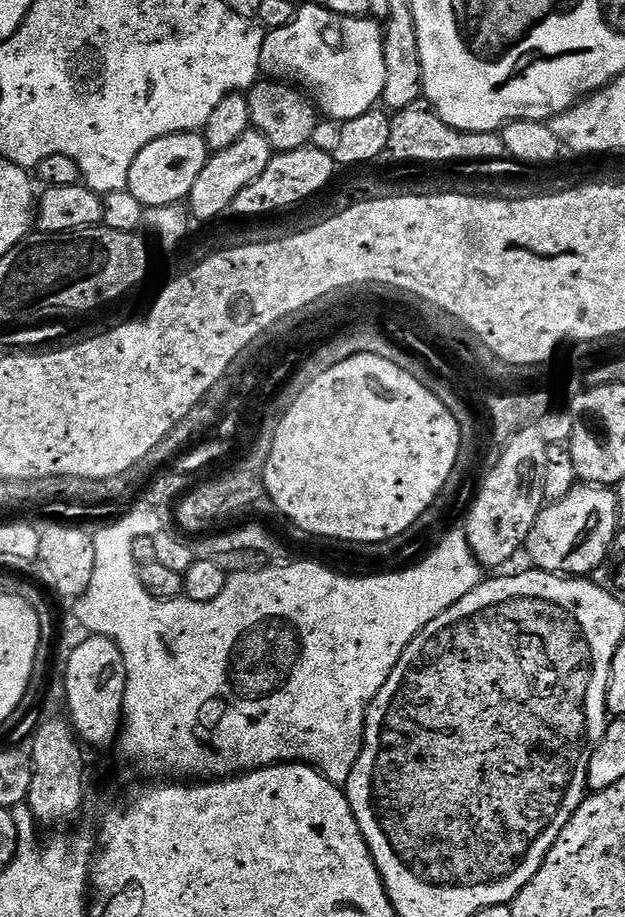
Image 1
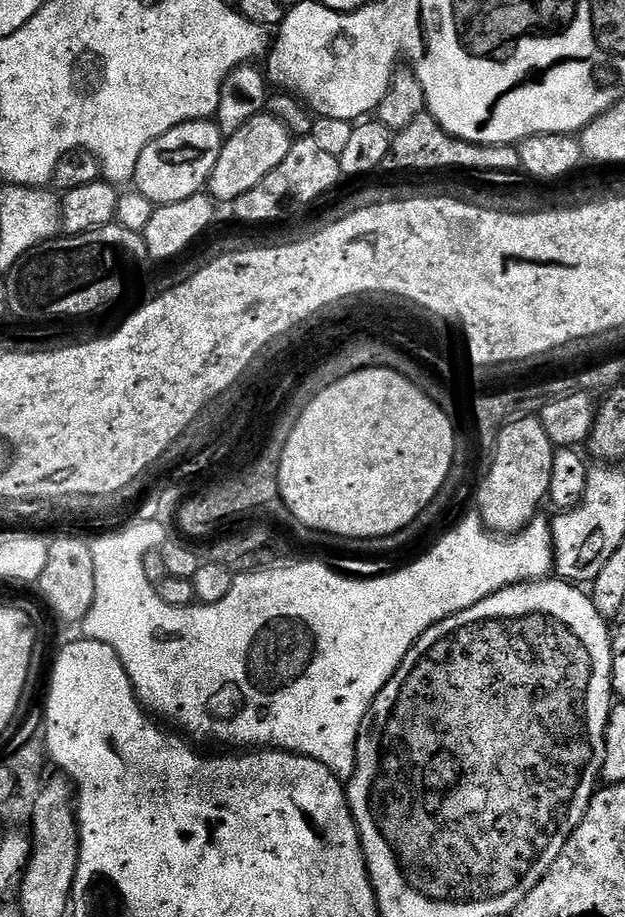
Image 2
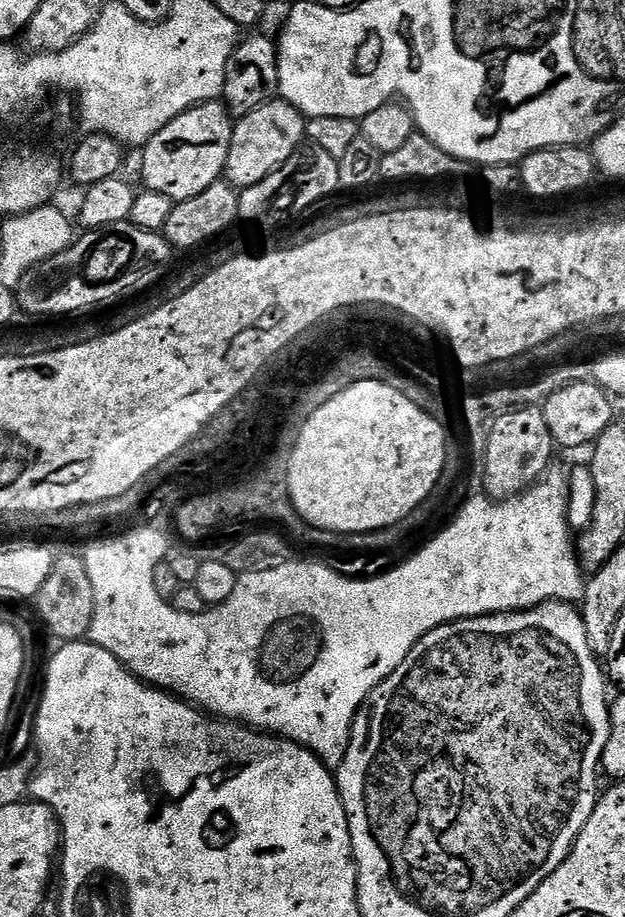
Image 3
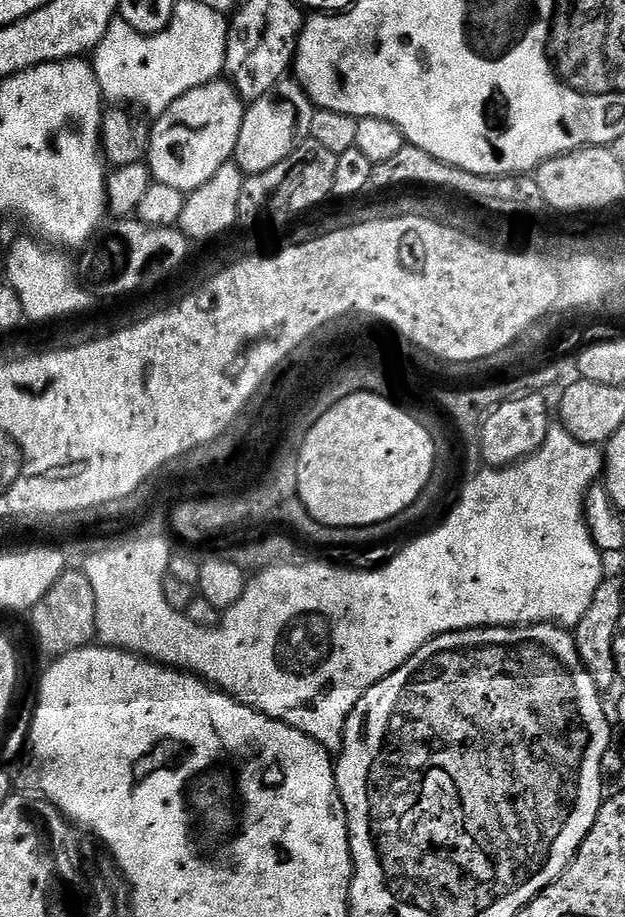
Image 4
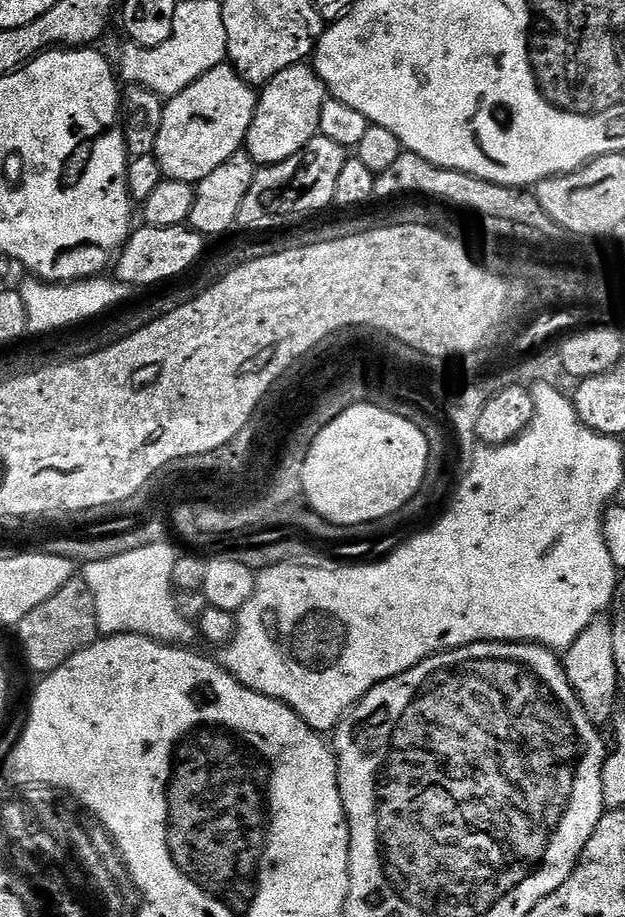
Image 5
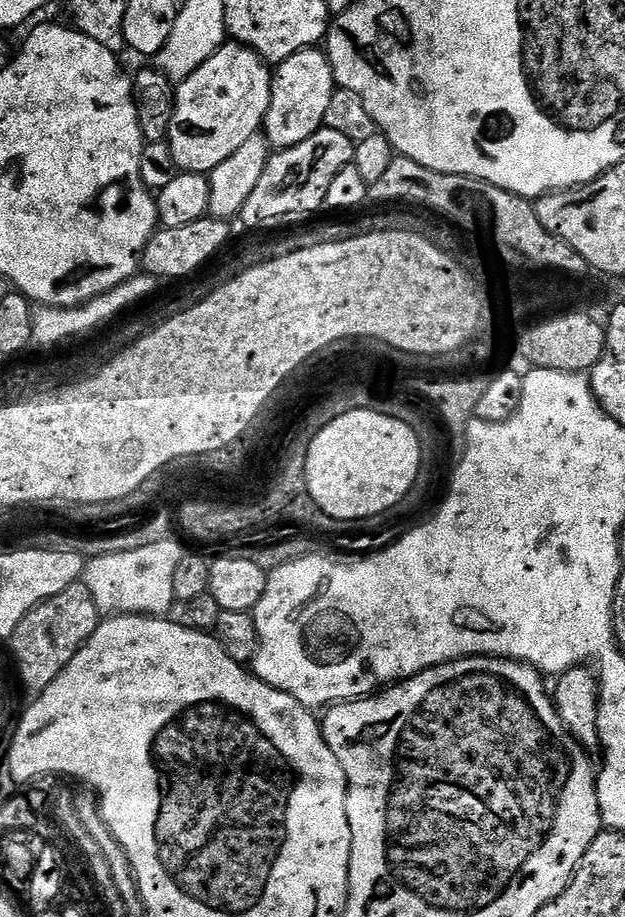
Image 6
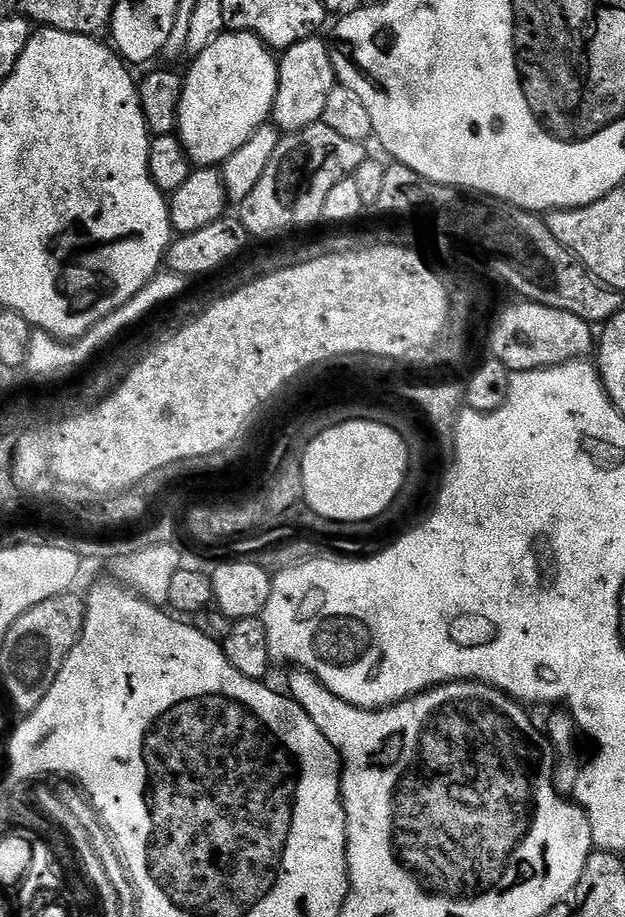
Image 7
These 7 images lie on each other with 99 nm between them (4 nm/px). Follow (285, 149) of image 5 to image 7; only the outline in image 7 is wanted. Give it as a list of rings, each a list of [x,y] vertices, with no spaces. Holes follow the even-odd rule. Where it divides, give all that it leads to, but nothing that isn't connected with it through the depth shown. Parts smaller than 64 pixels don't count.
[[[319,35],[306,38],[294,46],[283,49],[279,57],[278,90],[270,120],[281,133],[297,132],[306,126],[323,121],[326,98],[330,98],[330,90],[334,90],[338,81],[329,41],[320,39]]]

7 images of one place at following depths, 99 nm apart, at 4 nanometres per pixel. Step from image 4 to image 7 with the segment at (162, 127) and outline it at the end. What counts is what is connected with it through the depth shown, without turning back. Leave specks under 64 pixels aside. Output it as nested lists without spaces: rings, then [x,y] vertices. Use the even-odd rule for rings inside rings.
[[[225,30],[210,46],[195,53],[192,65],[184,76],[182,102],[178,106],[178,122],[176,132],[179,135],[186,154],[193,165],[210,168],[223,164],[234,150],[240,149],[250,139],[250,134],[258,130],[258,126],[269,123],[274,98],[278,90],[278,56],[254,34]]]

